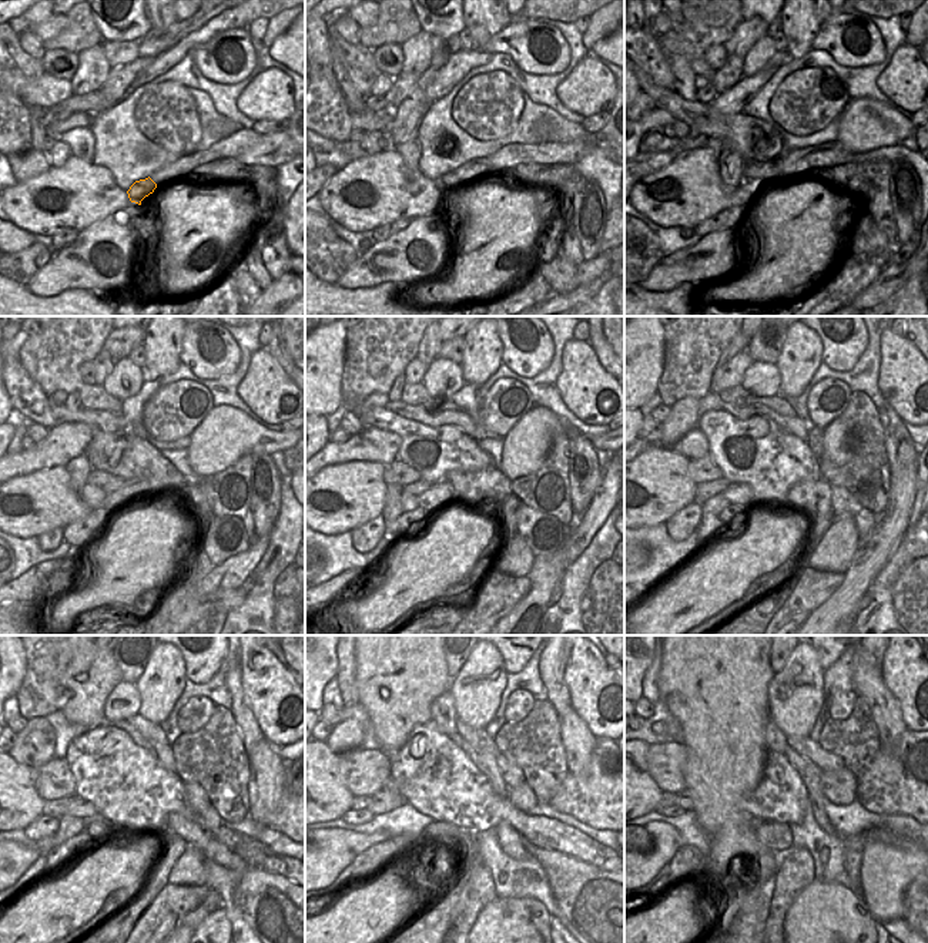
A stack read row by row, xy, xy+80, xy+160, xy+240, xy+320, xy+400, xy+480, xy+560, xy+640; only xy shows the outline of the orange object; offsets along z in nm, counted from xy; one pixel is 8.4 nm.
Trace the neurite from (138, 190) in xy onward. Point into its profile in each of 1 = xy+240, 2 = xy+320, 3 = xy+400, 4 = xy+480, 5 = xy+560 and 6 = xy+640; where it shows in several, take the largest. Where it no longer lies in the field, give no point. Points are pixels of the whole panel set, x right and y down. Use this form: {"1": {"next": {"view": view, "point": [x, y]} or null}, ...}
{"1": {"next": {"view": "xy+240", "point": [110, 483]}}, "2": {"next": {"view": "xy+320", "point": [398, 472]}}, "3": {"next": {"view": "xy+400", "point": [704, 469]}}, "4": {"next": {"view": "xy+480", "point": [54, 781]}}, "5": {"next": {"view": "xy+560", "point": [364, 771]}}, "6": {"next": {"view": "xy+640", "point": [664, 761]}}}

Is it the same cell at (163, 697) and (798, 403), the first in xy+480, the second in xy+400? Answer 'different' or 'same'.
different

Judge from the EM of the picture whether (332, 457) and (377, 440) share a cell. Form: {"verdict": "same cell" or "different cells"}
{"verdict": "same cell"}

